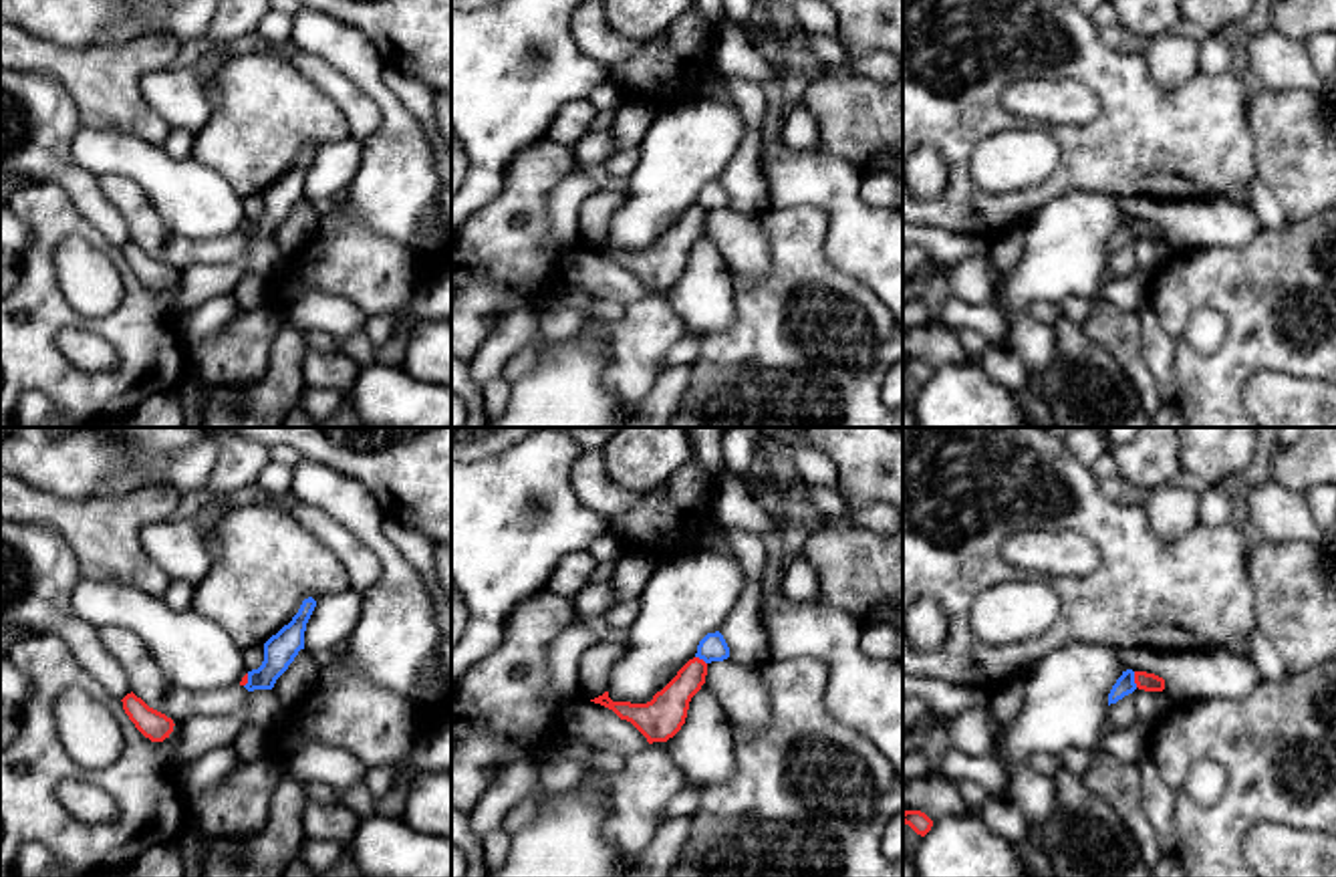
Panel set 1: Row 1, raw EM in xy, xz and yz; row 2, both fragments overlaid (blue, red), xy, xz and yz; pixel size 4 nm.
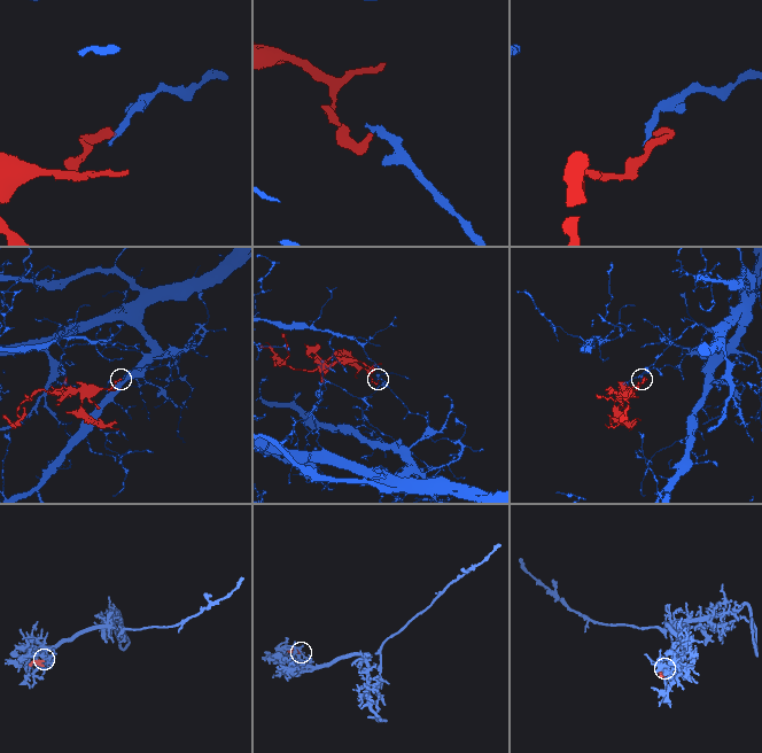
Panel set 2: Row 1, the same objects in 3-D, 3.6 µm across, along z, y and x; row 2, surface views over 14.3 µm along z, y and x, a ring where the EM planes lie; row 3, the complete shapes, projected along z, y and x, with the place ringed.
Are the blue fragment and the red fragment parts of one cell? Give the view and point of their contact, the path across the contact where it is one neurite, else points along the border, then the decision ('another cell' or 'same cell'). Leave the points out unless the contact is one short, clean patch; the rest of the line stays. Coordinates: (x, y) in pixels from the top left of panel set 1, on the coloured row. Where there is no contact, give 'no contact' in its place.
meets blue in yz at (1133, 680); border along yz (1133, 672), (1137, 686); another cell

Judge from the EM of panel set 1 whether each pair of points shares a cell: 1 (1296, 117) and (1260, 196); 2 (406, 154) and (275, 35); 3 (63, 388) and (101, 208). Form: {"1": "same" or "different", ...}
{"1": "different", "2": "different", "3": "different"}

